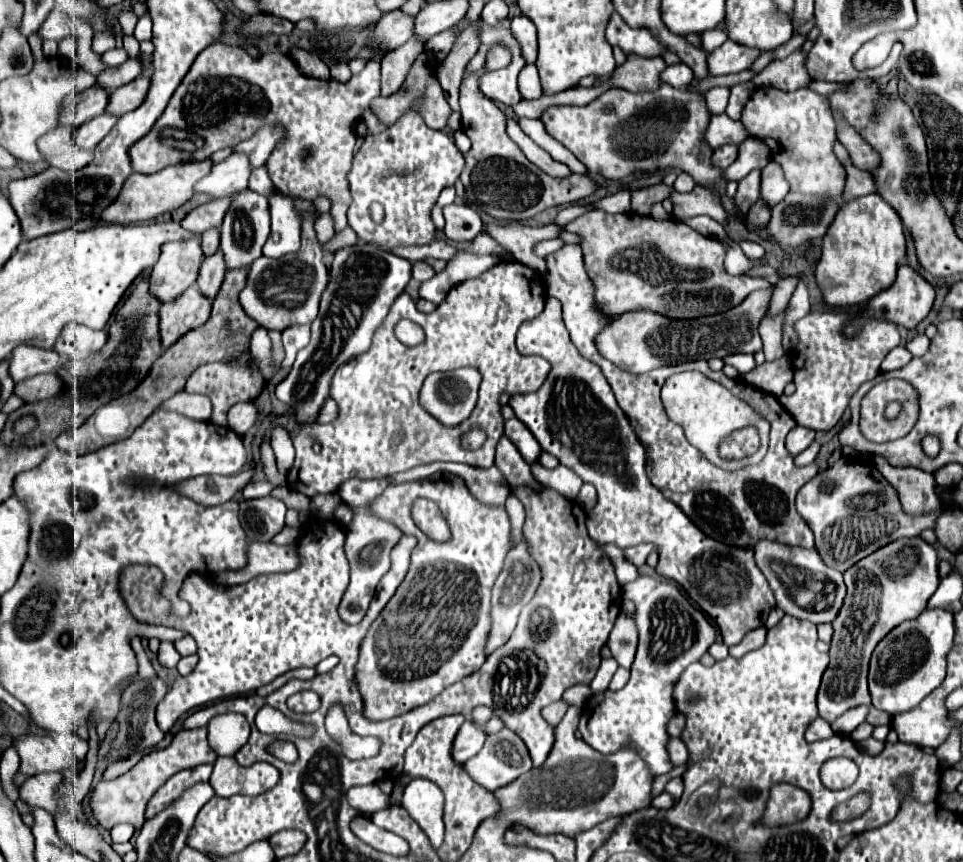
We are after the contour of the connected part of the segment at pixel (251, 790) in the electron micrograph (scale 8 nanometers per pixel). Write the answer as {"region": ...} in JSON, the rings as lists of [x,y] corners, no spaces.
{"region":[[[217,758],[213,764],[213,790],[217,796],[233,796],[233,794],[245,794],[245,796],[259,796],[267,792],[269,788],[275,788],[281,774],[275,766],[267,762],[255,762],[249,768],[243,768],[237,764],[235,758]]]}

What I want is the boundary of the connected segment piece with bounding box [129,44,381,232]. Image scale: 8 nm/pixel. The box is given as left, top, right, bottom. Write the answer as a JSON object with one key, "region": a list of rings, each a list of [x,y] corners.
{"region":[[[211,44],[195,58],[153,130],[129,150],[131,164],[135,172],[155,174],[173,164],[205,160],[221,148],[237,146],[263,124],[281,122],[289,134],[267,160],[269,178],[277,190],[289,196],[311,200],[329,196],[333,200],[331,216],[339,232],[347,226],[345,212],[351,204],[347,172],[357,142],[351,126],[379,92],[381,64],[377,60],[369,60],[363,72],[343,84],[301,74],[287,54],[253,58],[243,48]]]}

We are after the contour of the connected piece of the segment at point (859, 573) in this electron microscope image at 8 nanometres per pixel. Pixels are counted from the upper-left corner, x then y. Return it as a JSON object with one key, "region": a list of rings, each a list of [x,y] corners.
{"region":[[[901,538],[881,550],[859,560],[845,572],[847,596],[839,616],[833,622],[831,662],[823,674],[817,696],[819,716],[827,722],[837,720],[849,708],[871,705],[868,670],[871,652],[877,642],[899,622],[917,618],[927,606],[927,600],[939,586],[939,558],[931,544],[923,538]]]}

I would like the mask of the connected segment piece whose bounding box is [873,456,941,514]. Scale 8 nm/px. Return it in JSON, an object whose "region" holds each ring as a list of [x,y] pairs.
{"region":[[[873,456],[873,462],[899,492],[905,512],[923,514],[941,506],[933,474],[919,468],[897,468],[889,464],[883,456]]]}

